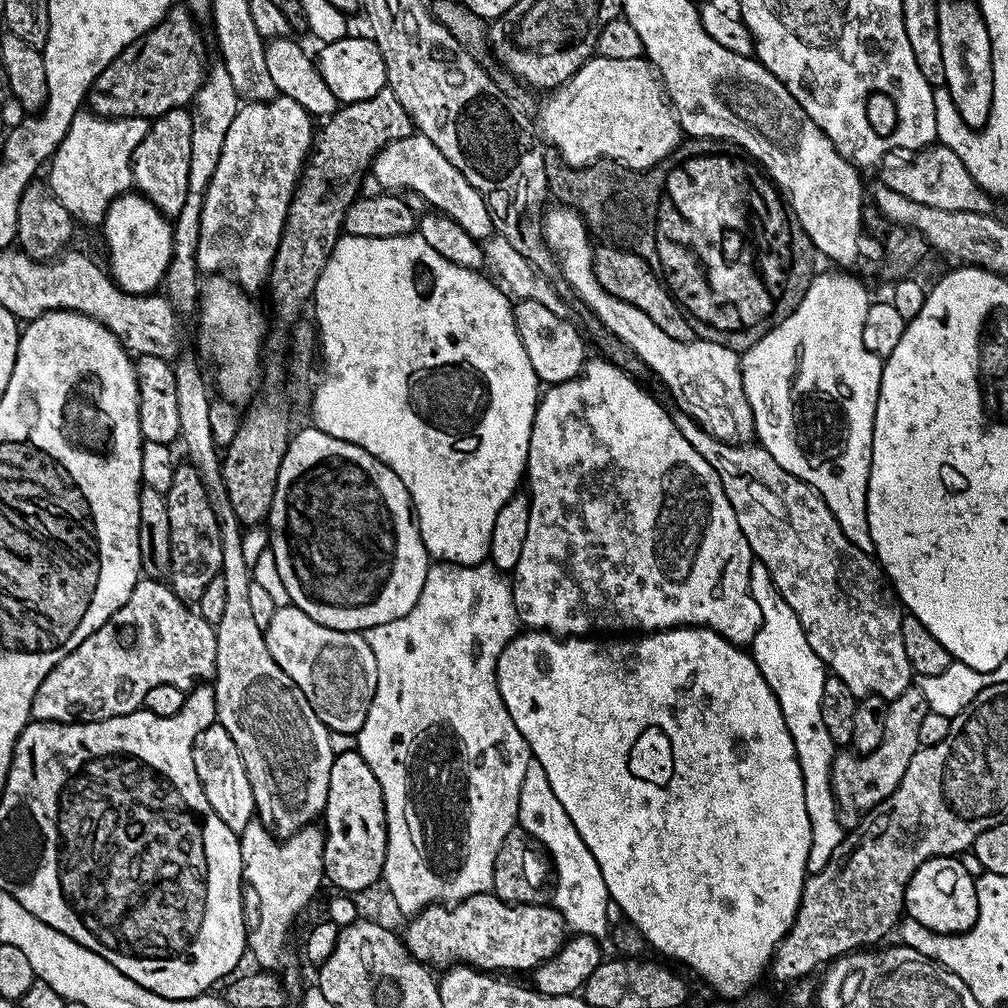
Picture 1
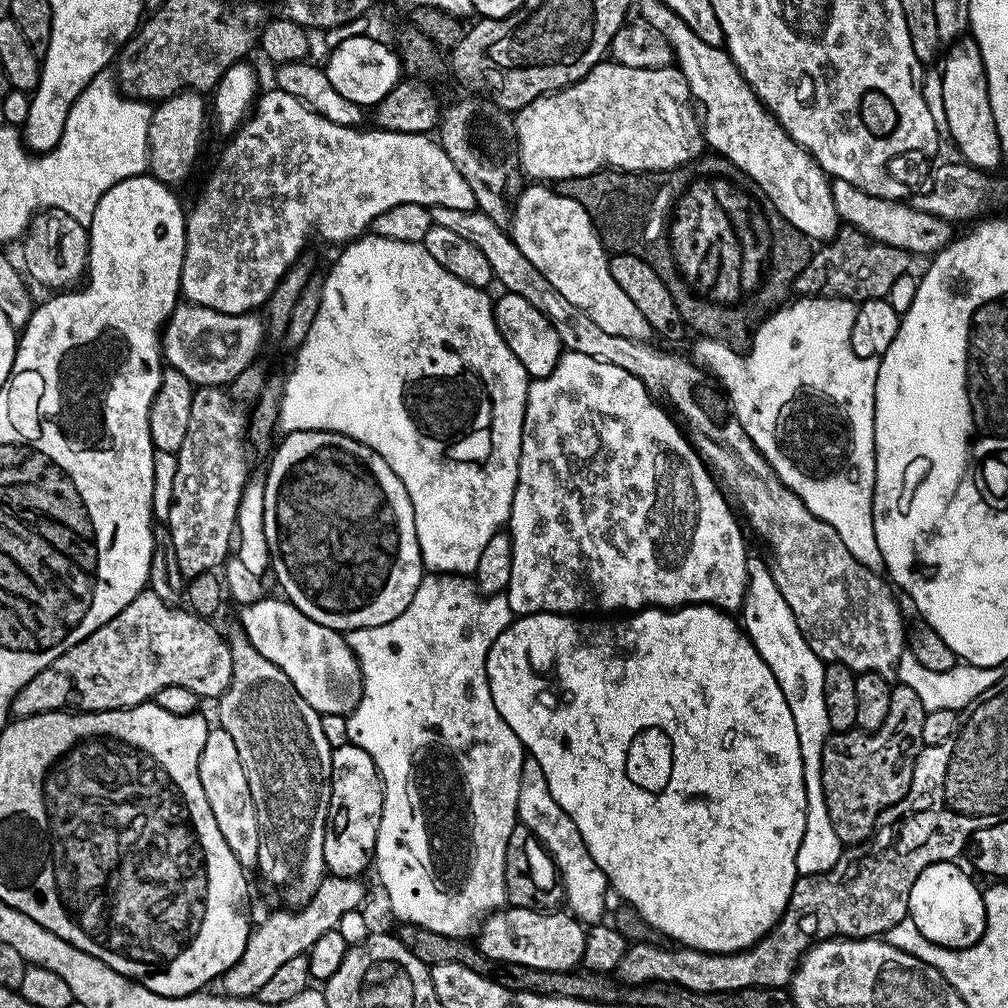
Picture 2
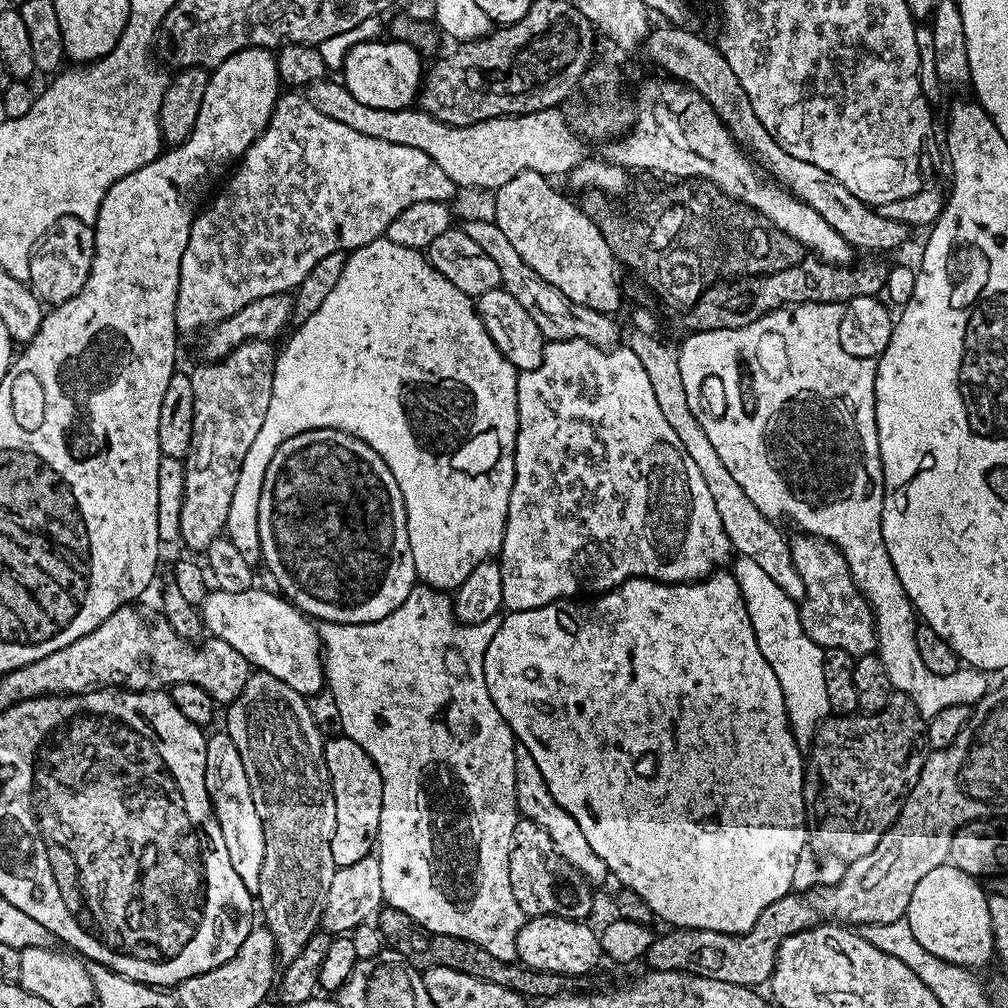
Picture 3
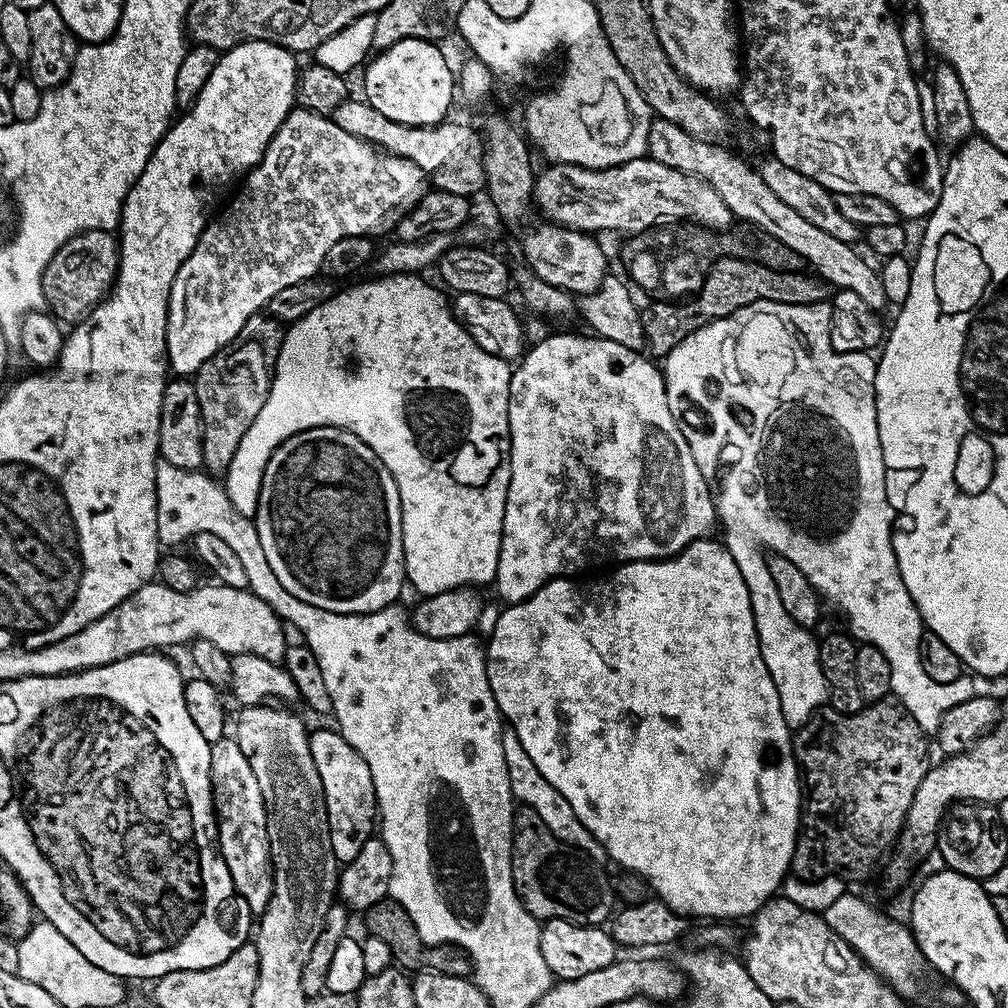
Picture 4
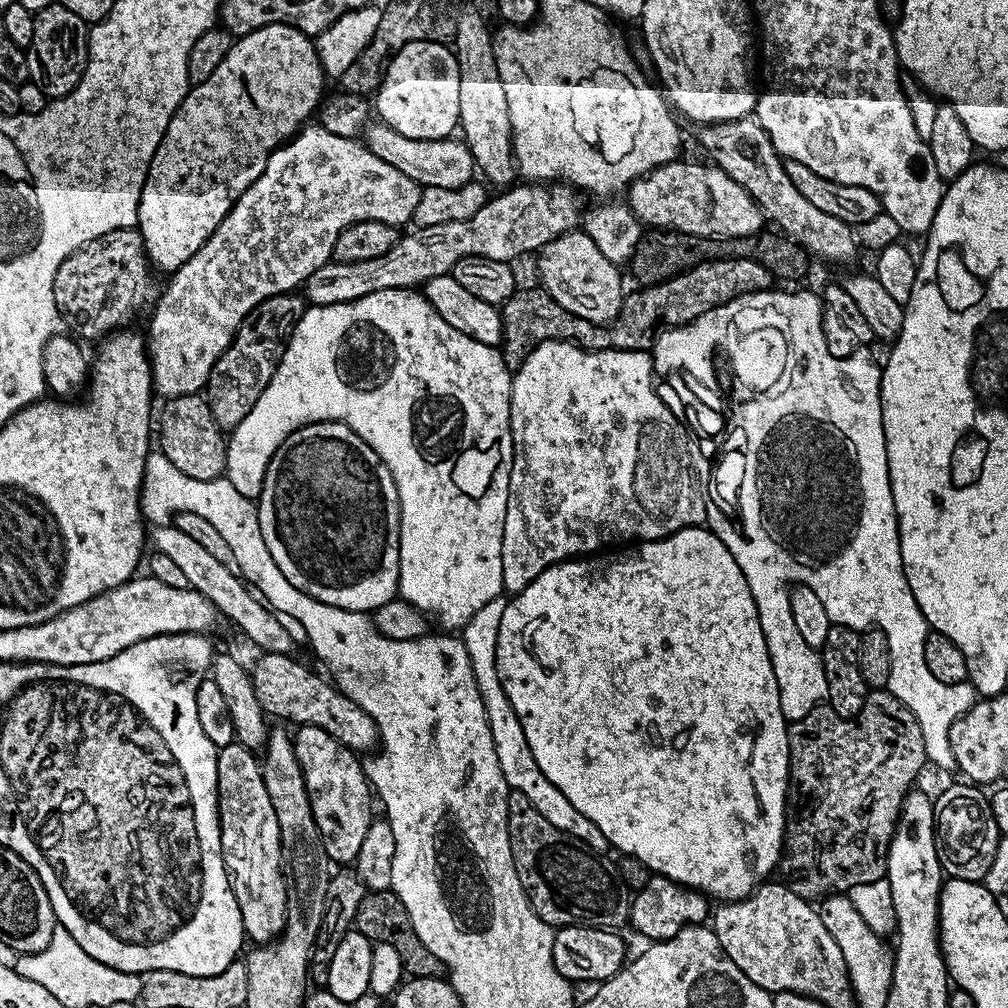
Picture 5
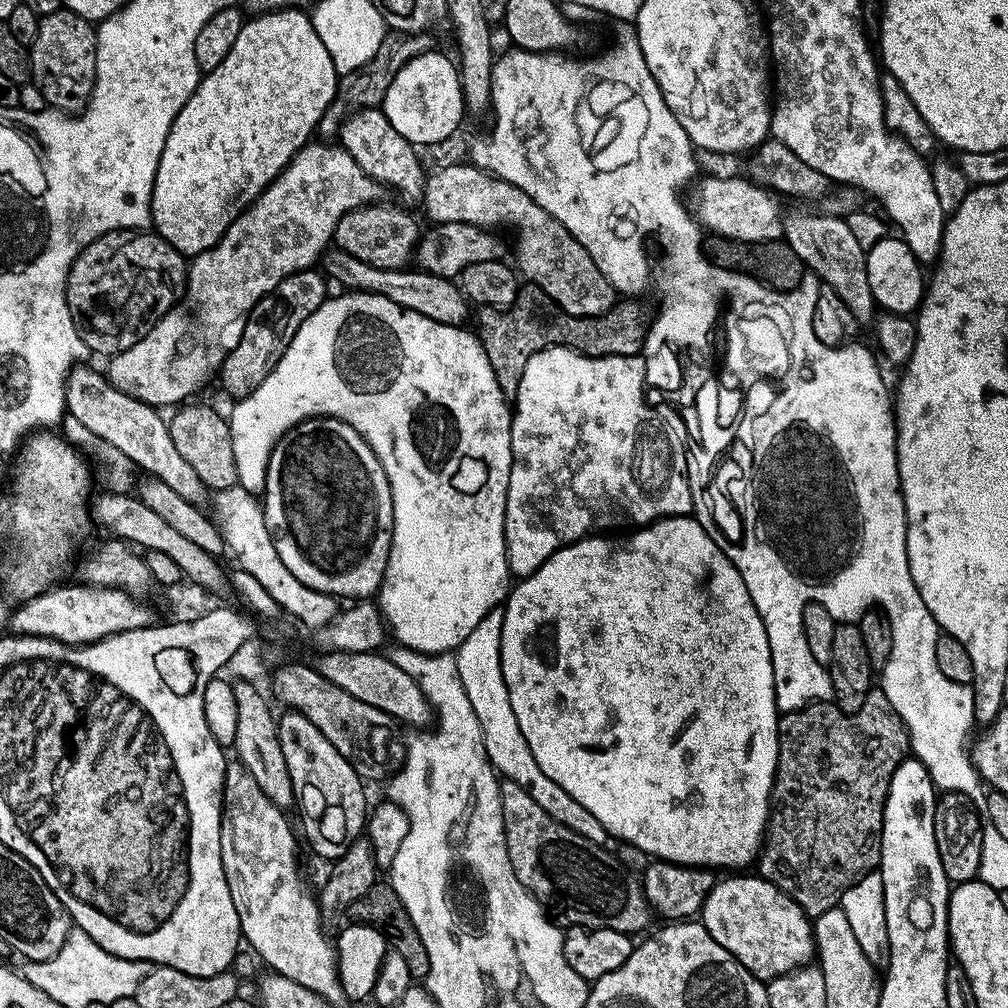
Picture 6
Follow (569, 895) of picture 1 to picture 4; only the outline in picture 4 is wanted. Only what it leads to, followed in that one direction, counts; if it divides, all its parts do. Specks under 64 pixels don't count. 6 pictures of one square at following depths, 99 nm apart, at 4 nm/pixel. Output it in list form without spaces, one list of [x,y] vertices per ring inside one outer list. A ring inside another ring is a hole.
[[[511,730],[504,732],[502,750],[506,754],[506,770],[510,774],[513,797],[523,807],[536,811],[538,818],[542,818],[542,822],[546,822],[548,829],[560,840],[579,848],[581,852],[586,852],[593,858],[599,857],[602,849],[590,834],[590,830],[586,830],[586,826],[582,826],[582,822],[578,818],[578,814],[574,814],[570,802],[566,802],[566,798],[562,798],[562,794],[558,794],[558,790],[554,790],[554,786],[550,786],[550,782],[546,782],[546,778],[542,778],[542,770],[538,770],[538,766],[534,766],[534,758],[530,758],[530,754],[526,754],[526,749],[523,748],[522,742],[518,742],[515,732]]]

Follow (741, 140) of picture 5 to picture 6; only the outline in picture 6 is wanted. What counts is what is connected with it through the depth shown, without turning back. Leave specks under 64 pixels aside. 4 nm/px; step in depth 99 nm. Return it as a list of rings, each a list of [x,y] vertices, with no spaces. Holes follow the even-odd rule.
[[[792,212],[784,216],[782,239],[802,258],[805,269],[821,284],[830,286],[846,304],[846,310],[856,319],[857,325],[871,325],[878,312],[876,299],[870,294],[866,278],[866,252],[854,238],[844,218],[816,212]]]

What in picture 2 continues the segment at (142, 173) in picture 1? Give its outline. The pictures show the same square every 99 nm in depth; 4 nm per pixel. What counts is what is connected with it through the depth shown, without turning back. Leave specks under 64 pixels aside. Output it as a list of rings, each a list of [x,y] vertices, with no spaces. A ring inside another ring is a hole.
[[[179,92],[159,101],[152,109],[148,131],[148,167],[151,175],[163,184],[177,186],[192,172],[200,156],[200,143],[204,140],[204,115],[210,108],[201,93]]]

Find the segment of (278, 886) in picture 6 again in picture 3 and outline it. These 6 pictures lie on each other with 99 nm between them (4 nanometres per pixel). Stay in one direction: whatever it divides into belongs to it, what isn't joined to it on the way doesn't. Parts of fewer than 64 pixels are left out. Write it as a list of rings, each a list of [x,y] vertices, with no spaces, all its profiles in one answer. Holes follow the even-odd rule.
[[[220,730],[207,737],[206,746],[206,790],[212,803],[212,811],[222,830],[222,838],[226,838],[226,850],[230,853],[230,866],[242,878],[242,886],[255,894],[258,890],[258,878],[262,878],[262,854],[264,853],[264,835],[262,822],[258,822],[258,814],[254,810],[254,798],[250,794],[250,778],[246,778],[246,766],[242,766],[242,754],[238,754],[238,746],[228,736],[227,731]]]

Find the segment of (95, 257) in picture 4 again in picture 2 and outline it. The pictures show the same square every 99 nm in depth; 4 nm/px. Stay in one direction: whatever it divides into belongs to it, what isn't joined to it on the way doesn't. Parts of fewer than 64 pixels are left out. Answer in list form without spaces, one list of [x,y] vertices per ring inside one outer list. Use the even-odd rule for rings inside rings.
[[[45,208],[27,221],[26,231],[22,237],[24,244],[23,271],[29,281],[41,284],[44,288],[64,290],[76,279],[85,275],[88,267],[88,229],[79,224],[70,214],[57,208]]]

